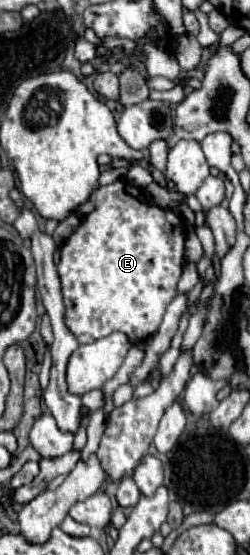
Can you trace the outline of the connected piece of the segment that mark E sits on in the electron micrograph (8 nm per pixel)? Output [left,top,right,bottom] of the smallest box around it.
[58,181,186,343]

